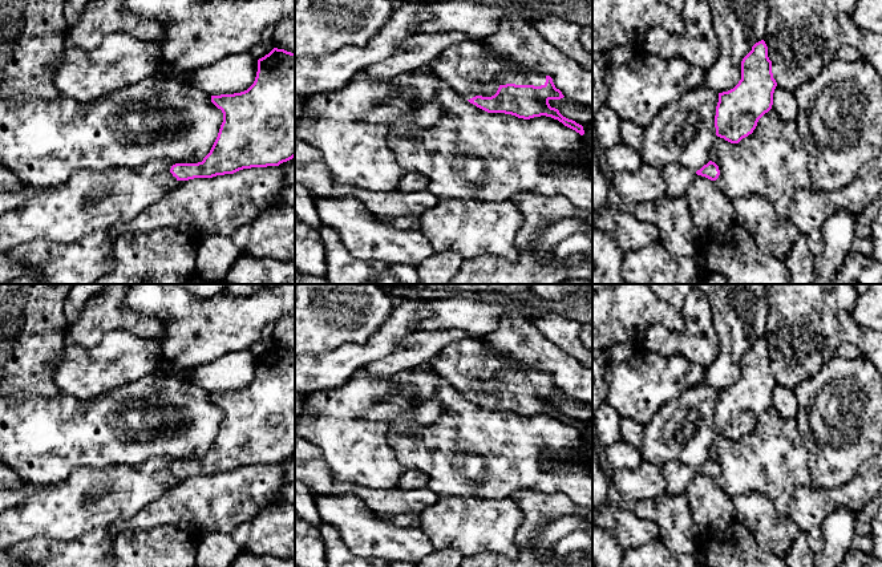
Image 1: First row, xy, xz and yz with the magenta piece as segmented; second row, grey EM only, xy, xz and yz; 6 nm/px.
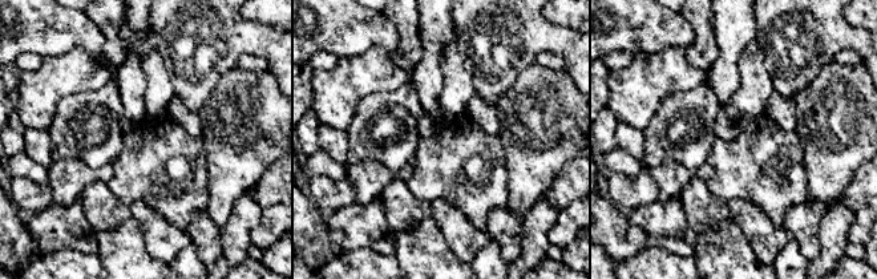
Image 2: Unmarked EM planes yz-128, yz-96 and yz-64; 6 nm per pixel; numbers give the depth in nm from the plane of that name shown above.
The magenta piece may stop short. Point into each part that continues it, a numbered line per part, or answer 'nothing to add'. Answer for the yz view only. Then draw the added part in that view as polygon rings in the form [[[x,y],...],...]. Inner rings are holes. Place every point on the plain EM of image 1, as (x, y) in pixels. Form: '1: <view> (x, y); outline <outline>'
1: yz (676, 474); outline [[[668,462],[660,470],[667,482],[667,493],[672,495],[685,493],[689,481],[697,473],[696,469],[681,462]]]

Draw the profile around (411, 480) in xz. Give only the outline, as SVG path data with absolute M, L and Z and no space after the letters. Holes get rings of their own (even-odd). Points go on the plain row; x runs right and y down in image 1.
M404 469L397 482L397 487L401 490L416 490L425 486L429 486L429 477L421 470Z

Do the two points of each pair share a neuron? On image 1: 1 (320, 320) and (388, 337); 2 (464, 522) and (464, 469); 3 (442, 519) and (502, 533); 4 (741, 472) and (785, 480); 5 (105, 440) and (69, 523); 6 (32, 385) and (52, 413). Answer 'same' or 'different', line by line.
1: different
2: different
3: same
4: same
5: different
6: different

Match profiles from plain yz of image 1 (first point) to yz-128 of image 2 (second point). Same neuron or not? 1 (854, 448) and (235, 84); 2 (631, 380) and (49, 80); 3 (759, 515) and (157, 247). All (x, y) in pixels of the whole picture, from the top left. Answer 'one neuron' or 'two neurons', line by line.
1: one neuron
2: one neuron
3: one neuron

